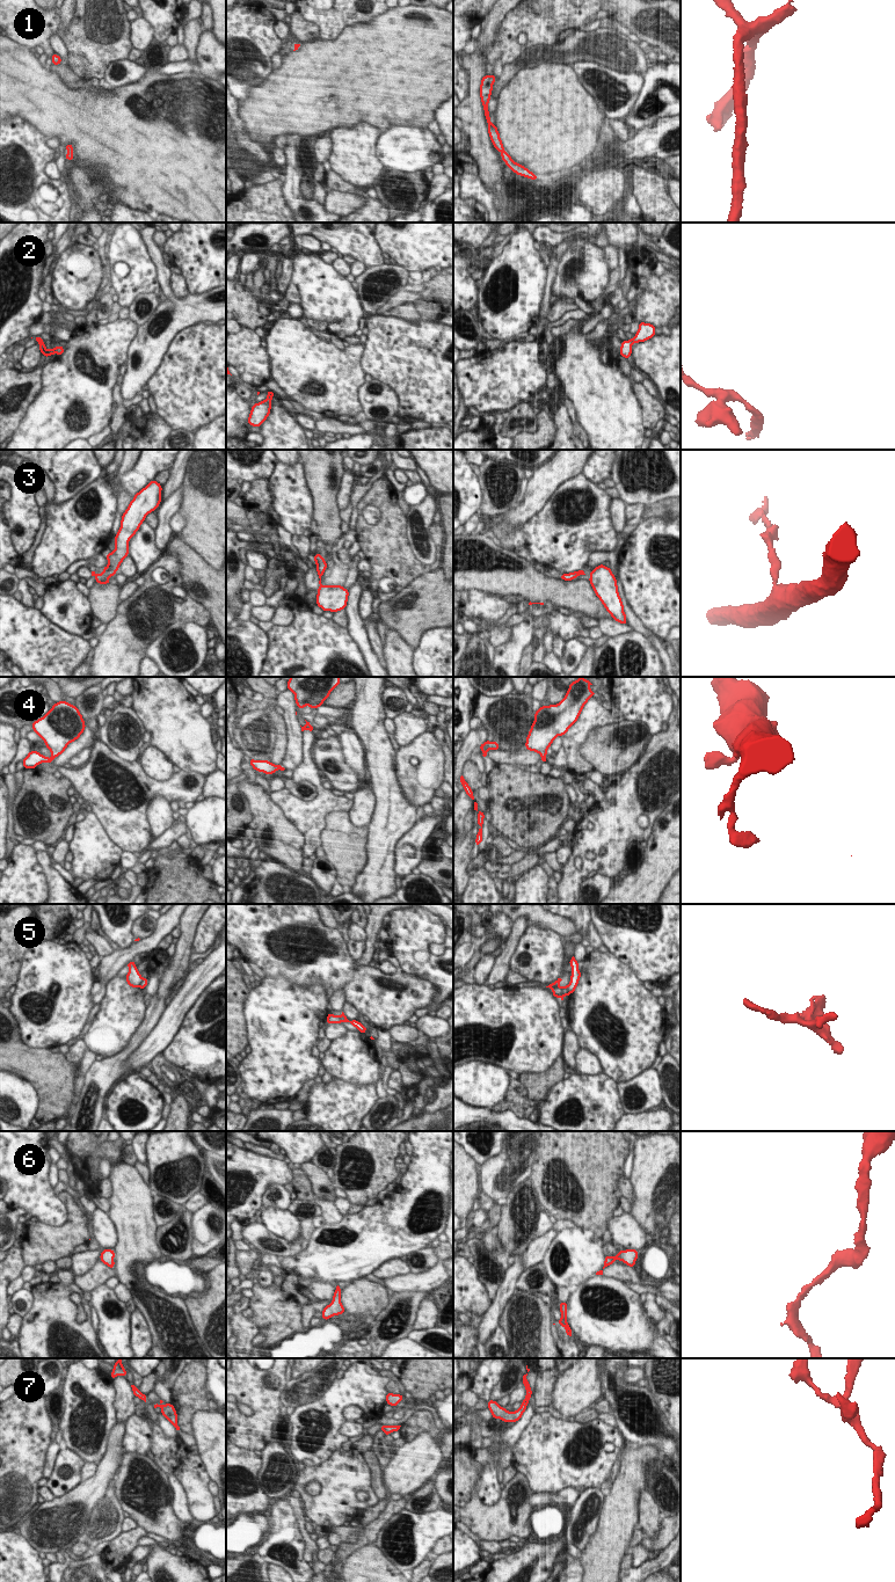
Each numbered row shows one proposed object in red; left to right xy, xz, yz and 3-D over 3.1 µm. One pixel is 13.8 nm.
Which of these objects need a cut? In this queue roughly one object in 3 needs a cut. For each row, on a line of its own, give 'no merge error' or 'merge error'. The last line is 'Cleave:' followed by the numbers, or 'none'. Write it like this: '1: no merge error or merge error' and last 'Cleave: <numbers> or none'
1: no merge error
2: no merge error
3: merge error
4: no merge error
5: no merge error
6: no merge error
7: no merge error
Cleave: 3

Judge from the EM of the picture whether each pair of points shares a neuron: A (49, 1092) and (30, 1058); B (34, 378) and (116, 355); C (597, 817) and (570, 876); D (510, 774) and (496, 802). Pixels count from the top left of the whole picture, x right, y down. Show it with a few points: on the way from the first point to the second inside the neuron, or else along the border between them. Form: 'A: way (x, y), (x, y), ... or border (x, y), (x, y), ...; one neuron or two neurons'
A: way (49, 1084), (49, 1077), (38, 1066); one neuron
B: border (42, 367), (42, 388), (33, 401); two neurons
C: way (598, 833), (598, 854), (587, 867); one neuron
D: way (510, 781), (510, 788), (503, 795); one neuron

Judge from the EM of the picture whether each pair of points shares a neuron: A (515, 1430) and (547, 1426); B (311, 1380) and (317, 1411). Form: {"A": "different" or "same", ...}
{"A": "different", "B": "different"}

